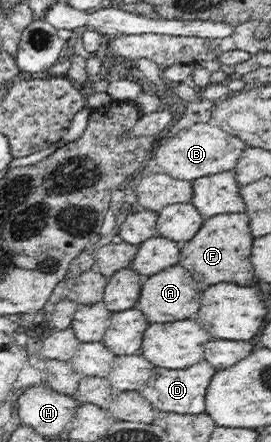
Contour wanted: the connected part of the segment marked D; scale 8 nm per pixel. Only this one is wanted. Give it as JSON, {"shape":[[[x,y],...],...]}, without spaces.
{"shape":[[[204,360],[180,370],[155,367],[149,382],[138,391],[152,402],[158,412],[194,415],[204,413],[206,390],[214,376],[214,370],[215,368]]]}

